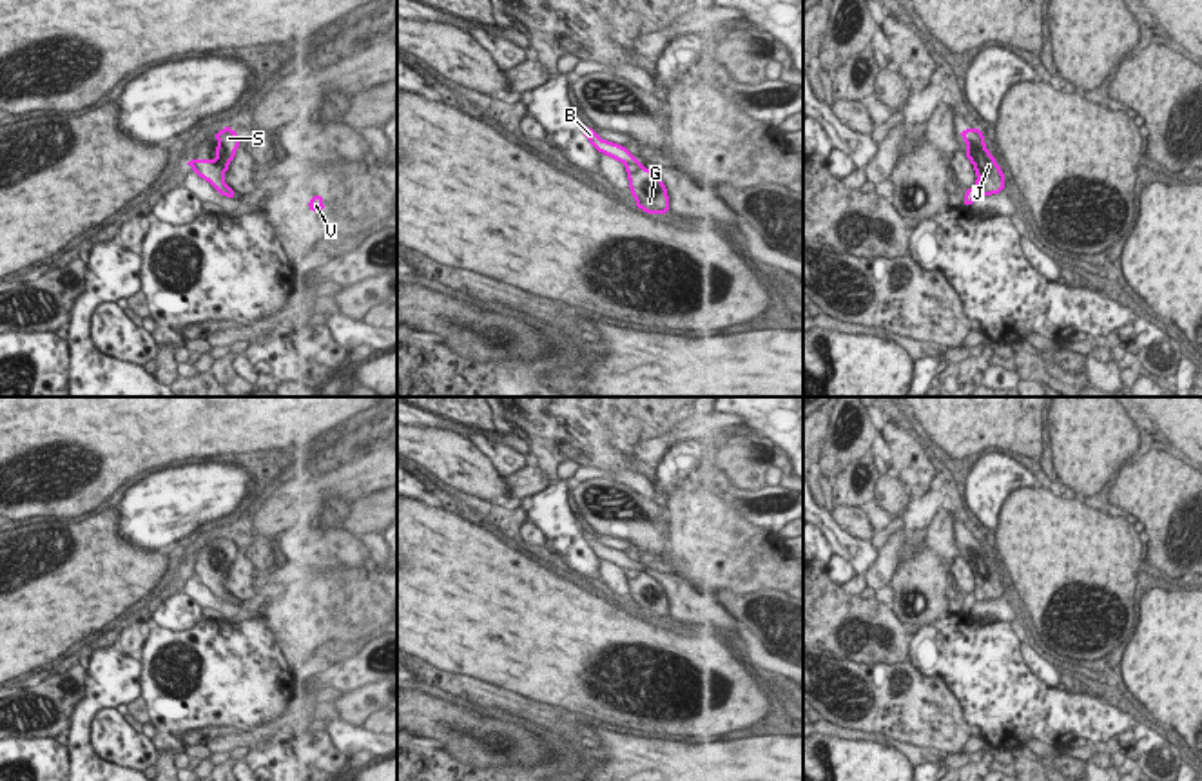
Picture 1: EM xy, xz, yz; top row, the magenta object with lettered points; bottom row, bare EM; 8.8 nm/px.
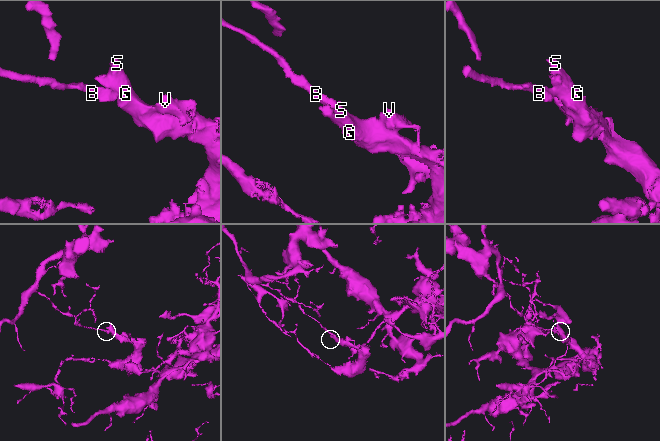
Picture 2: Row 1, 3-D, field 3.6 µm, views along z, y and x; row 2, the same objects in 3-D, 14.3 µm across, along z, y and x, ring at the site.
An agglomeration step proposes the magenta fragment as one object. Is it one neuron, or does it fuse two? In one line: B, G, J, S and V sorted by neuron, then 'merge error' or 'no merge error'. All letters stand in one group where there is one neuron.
B / G J S V | merge error

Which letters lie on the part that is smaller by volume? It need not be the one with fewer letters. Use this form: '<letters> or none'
G, J, S, V

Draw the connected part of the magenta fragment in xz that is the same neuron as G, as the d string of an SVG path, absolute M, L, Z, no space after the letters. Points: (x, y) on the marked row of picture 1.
M640 161L625 163L631 194L636 199L635 207L640 207L647 214L667 214L669 212L669 196L662 178Z

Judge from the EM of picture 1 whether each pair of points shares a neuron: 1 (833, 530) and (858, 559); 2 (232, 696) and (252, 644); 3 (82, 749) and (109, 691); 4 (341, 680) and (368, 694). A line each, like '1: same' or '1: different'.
1: same
2: same
3: same
4: different

